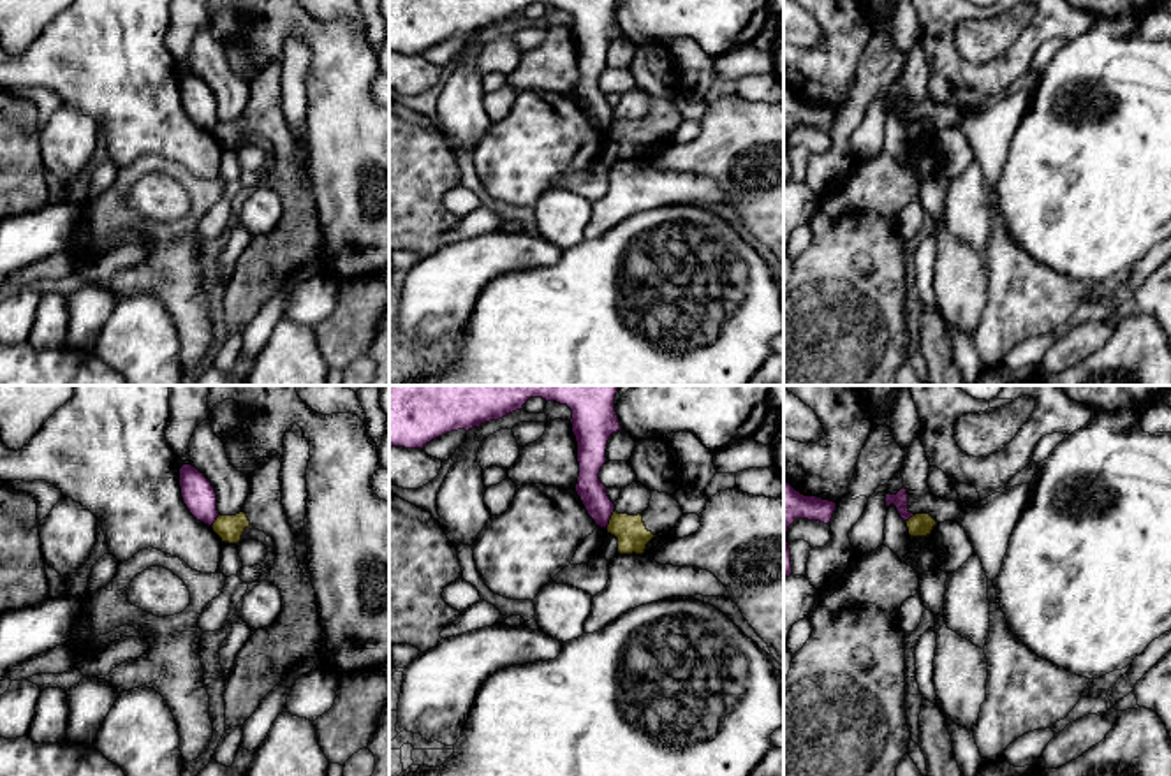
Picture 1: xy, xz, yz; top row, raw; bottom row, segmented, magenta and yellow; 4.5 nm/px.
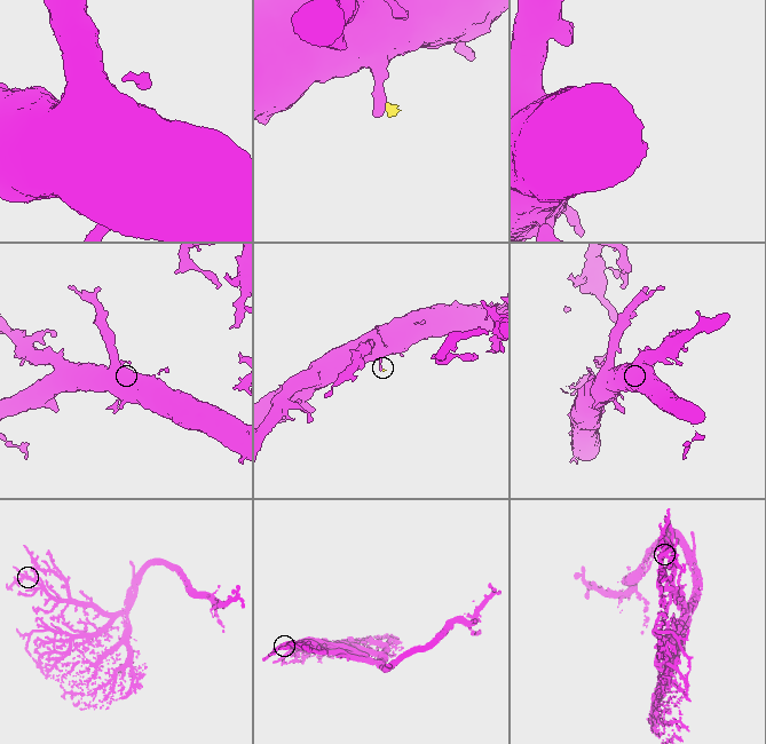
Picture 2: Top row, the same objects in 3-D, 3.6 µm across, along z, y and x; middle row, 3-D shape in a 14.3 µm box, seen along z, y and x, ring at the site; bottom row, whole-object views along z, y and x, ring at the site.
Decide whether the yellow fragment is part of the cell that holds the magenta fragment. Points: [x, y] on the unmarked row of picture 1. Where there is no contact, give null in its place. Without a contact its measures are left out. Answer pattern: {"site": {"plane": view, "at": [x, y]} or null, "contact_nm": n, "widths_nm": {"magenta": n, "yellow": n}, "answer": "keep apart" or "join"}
{"site": {"plane": "xz", "at": [610, 124]}, "contact_nm": 100, "widths_nm": {"magenta": 120, "yellow": 140}, "answer": "keep apart"}

